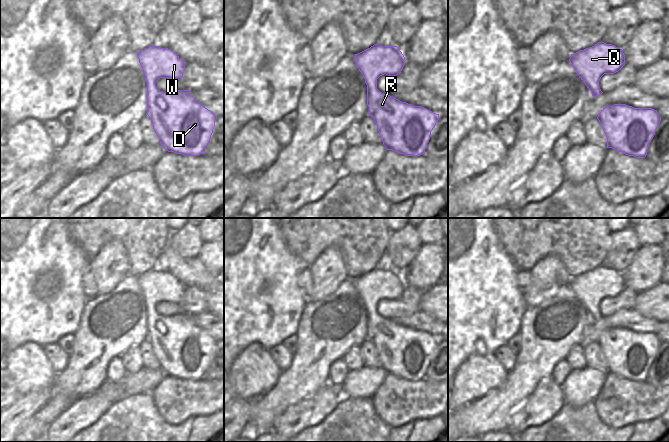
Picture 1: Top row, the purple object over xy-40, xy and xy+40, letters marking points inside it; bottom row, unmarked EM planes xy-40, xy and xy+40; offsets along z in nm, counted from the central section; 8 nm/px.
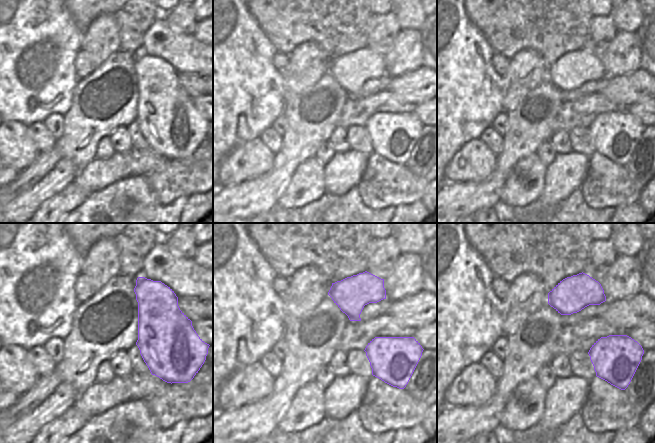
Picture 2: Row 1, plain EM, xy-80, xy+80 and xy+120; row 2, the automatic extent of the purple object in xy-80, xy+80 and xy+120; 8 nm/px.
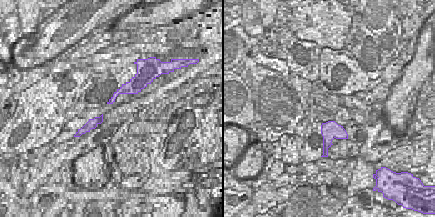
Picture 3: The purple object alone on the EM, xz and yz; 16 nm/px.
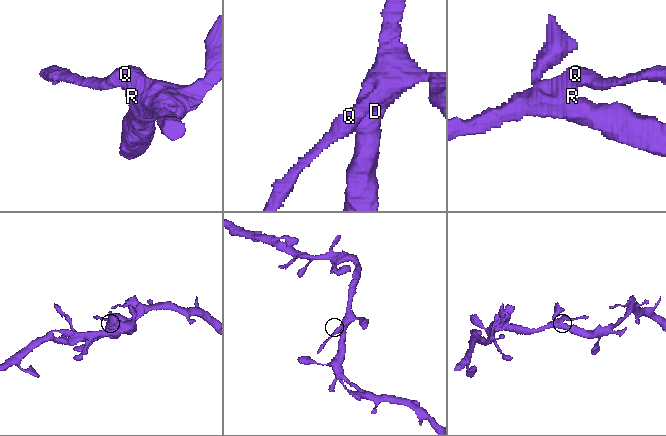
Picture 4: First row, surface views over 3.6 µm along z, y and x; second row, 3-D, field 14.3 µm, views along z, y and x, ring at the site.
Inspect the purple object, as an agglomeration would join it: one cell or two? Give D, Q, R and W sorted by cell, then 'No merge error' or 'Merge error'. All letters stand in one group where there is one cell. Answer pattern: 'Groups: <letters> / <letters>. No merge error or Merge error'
Groups: D Q R W. No merge error.

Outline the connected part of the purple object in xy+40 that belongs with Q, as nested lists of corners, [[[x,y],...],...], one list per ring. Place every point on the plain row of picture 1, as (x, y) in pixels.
[[[601,265],[571,278],[569,285],[592,320],[596,321],[603,317],[599,311],[601,301],[621,294],[625,289],[625,279],[622,273]]]

